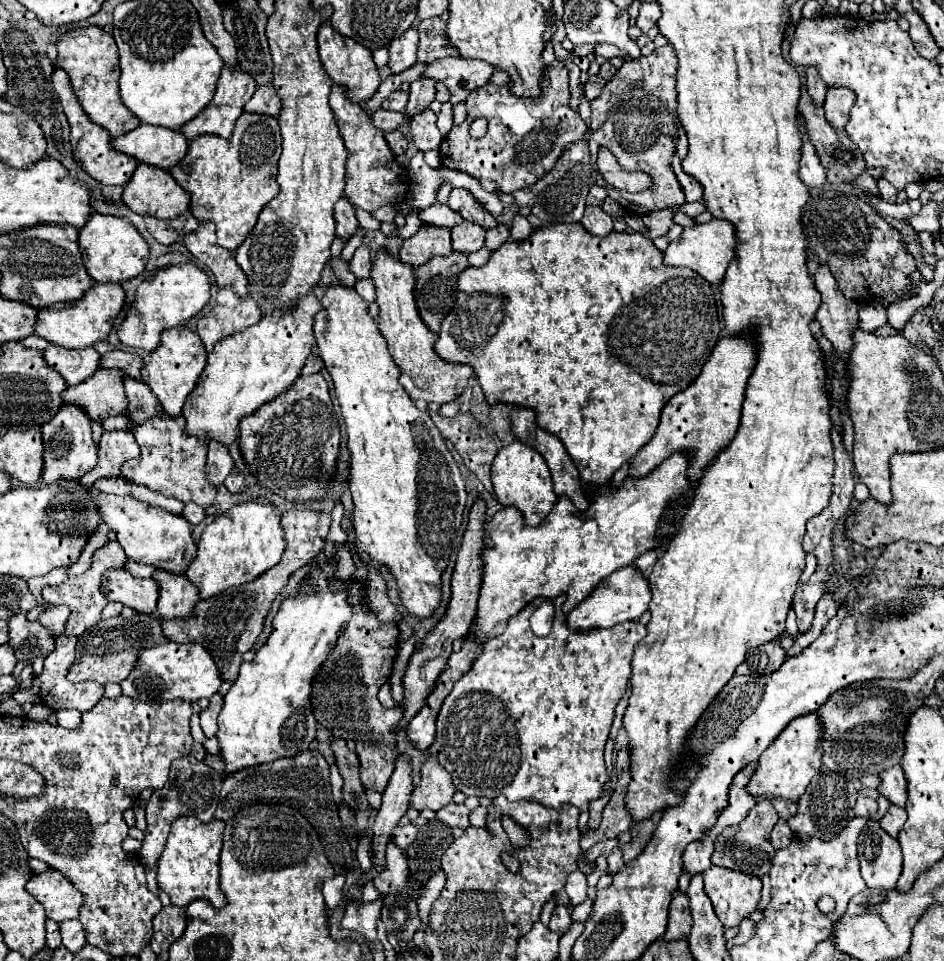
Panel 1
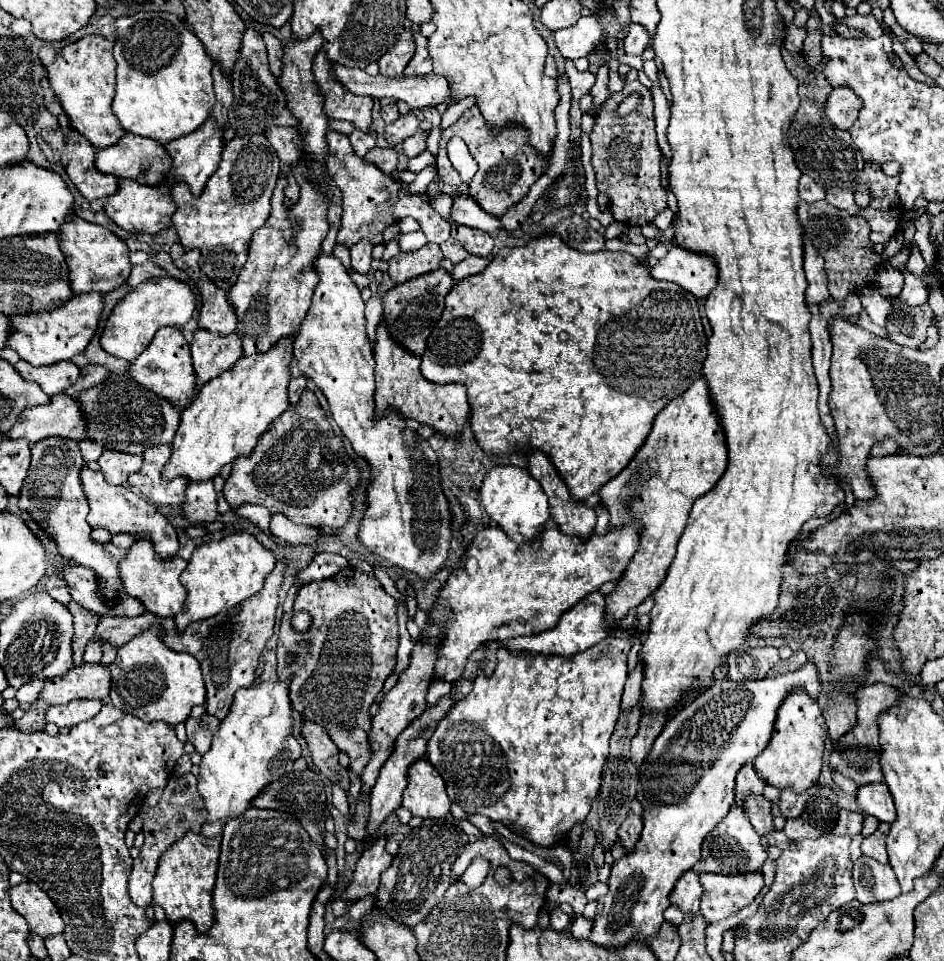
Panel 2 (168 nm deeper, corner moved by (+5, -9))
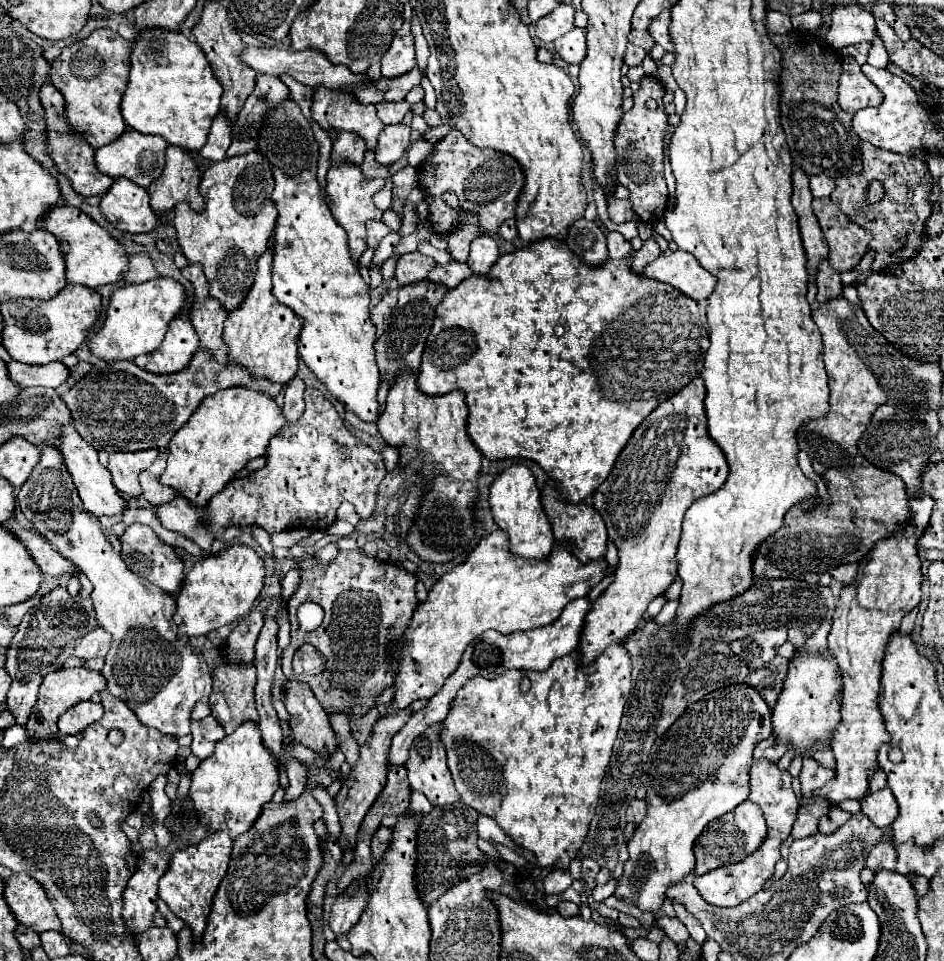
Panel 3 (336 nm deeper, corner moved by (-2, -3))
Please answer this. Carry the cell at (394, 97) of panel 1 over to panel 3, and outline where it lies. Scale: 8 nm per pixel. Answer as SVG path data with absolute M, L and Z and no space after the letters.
M382 101L376 105L378 109L378 117L382 119L384 125L394 125L394 123L402 123L402 117L412 109L406 101Z

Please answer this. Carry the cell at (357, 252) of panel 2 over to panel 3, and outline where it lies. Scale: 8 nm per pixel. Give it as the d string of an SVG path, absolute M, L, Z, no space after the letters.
M368 221L366 223L366 231L368 231L368 247L376 249L380 239L390 233L390 227L386 227L382 221Z

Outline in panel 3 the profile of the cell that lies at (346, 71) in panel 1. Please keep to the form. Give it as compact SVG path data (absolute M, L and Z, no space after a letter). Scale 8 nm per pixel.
M316 87L312 117L322 129L334 127L338 133L358 133L366 141L368 149L376 147L378 135L384 129L384 123L378 119L376 105L358 103L350 91Z

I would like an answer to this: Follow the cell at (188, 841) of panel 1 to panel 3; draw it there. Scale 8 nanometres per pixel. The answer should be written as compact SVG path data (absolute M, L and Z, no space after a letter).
M228 831L208 833L208 837L202 839L200 843L178 849L172 855L168 871L160 877L160 899L166 901L168 907L174 911L174 915L180 917L192 929L196 943L202 941L202 935L206 931L212 897L216 895L218 885L220 885L222 877L226 875L230 851L232 851L232 839L230 839Z

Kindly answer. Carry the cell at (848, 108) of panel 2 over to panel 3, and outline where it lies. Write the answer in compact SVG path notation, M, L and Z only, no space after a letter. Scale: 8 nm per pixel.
M844 59L842 77L838 83L838 103L840 107L854 115L858 109L876 107L882 101L878 87L860 71L860 65L852 59Z

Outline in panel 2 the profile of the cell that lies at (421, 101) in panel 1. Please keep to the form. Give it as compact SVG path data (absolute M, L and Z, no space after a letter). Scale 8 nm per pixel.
M411 113L401 115L395 123L385 125L385 139L391 143L391 147L395 147L397 143L411 137L417 129L419 129L419 121L417 121L415 115L411 115Z

